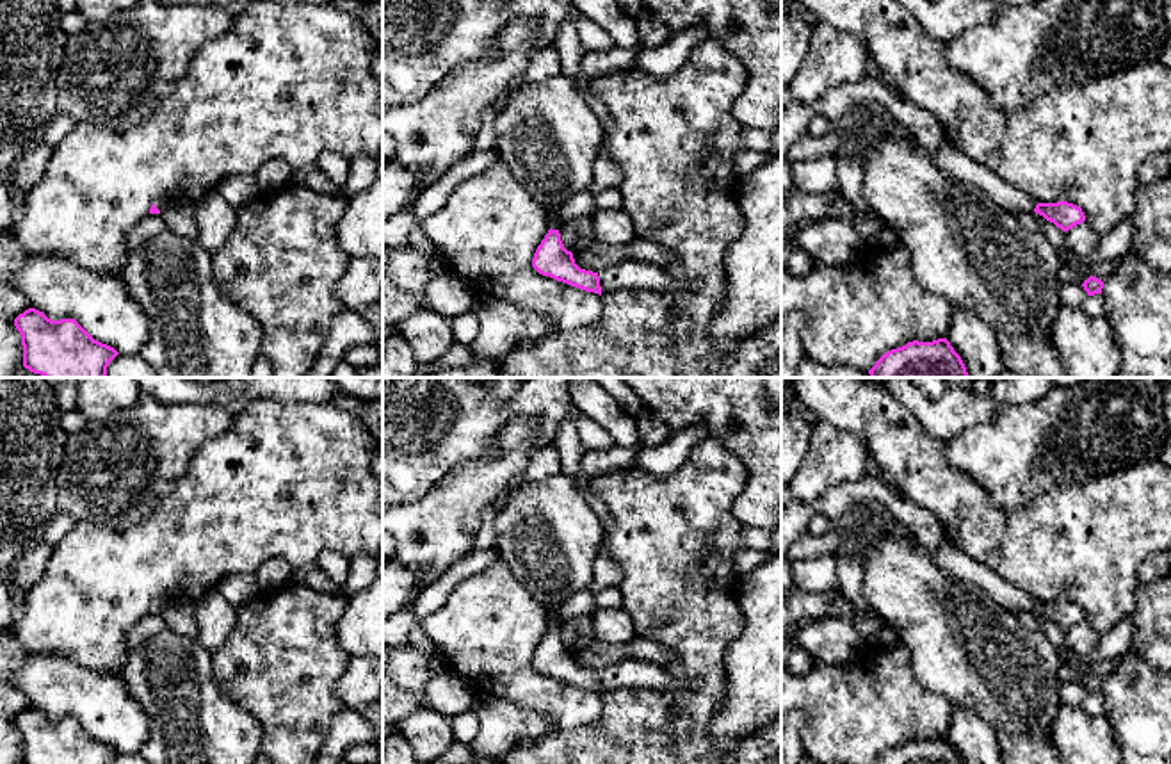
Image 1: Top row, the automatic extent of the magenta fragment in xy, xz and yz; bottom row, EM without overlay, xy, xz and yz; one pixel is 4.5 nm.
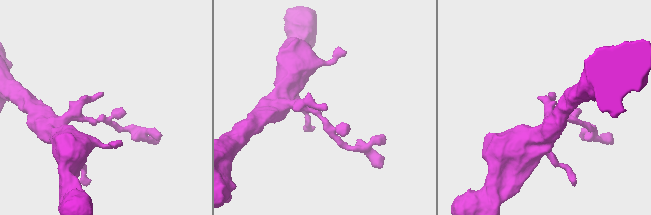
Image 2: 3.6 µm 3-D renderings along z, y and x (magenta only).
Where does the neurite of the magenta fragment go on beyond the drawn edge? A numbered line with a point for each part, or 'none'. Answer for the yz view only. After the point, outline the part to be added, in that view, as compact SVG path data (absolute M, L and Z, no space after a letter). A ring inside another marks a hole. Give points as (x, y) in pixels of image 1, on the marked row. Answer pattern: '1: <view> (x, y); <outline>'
1: yz (947, 157); M867 102L854 109L863 116L874 118L879 126L899 139L911 142L913 146L920 148L915 137L892 118L892 114L874 102ZM949 141L941 144L934 151L922 150L938 167L947 171L950 176L972 183L982 191L986 191L1002 208L1009 212L1034 212L1038 201L1030 196L1023 194L1011 183L1004 182L986 166L972 160L961 150L952 146ZM920 148L922 150L922 148Z

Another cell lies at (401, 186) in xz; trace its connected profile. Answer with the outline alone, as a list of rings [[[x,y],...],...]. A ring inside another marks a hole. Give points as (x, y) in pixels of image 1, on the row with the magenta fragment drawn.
[[[397,160],[383,164],[383,221],[411,208],[424,189],[420,167],[406,167]]]

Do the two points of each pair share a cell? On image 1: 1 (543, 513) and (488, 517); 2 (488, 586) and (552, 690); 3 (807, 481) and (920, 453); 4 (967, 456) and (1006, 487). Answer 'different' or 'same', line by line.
1: different
2: same
3: different
4: same

